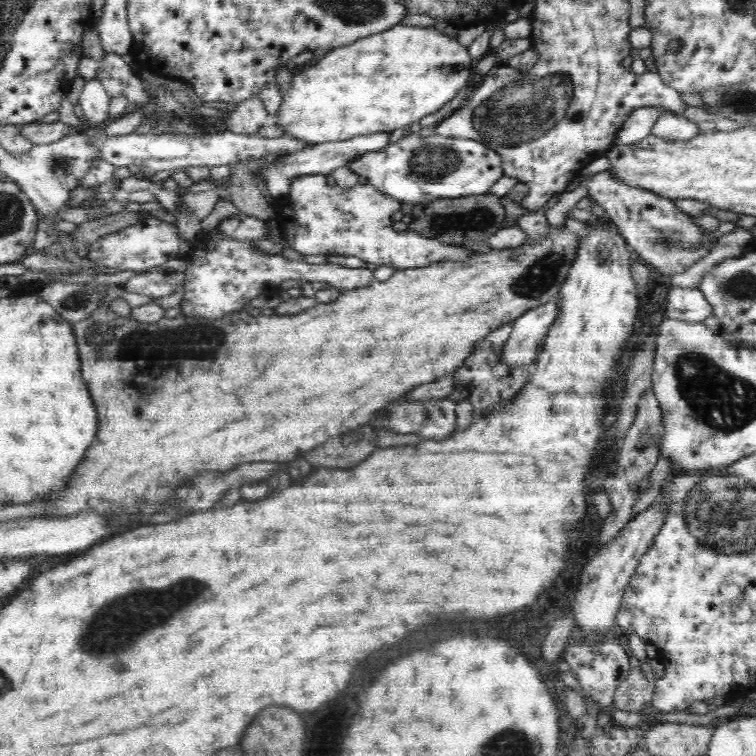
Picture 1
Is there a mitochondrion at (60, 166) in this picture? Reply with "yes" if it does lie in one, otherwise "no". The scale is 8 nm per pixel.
yes

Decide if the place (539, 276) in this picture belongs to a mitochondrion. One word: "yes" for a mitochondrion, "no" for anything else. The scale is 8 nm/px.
yes

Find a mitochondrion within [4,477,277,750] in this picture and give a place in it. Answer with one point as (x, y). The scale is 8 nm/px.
(112, 630)

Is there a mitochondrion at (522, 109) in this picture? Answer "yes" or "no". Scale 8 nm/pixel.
yes

